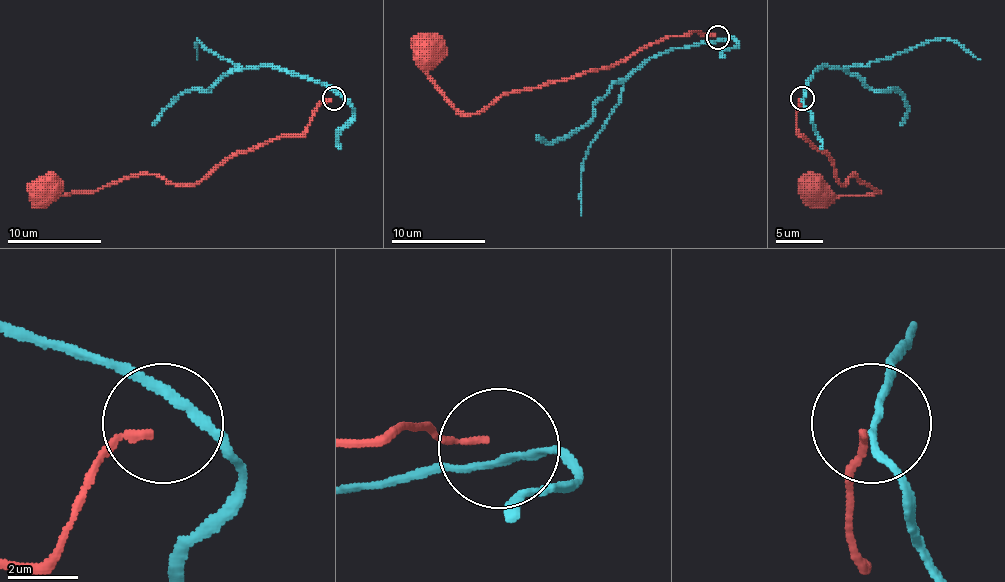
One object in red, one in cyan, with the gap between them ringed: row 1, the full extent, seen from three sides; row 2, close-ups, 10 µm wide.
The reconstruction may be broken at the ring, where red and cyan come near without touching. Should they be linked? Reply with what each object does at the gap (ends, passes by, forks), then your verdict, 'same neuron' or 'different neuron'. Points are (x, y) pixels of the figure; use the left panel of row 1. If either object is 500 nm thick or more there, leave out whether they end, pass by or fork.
red ends; cyan passes by; different neuron

